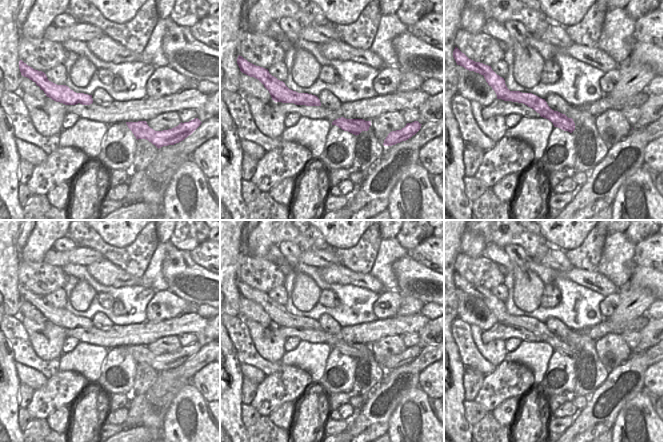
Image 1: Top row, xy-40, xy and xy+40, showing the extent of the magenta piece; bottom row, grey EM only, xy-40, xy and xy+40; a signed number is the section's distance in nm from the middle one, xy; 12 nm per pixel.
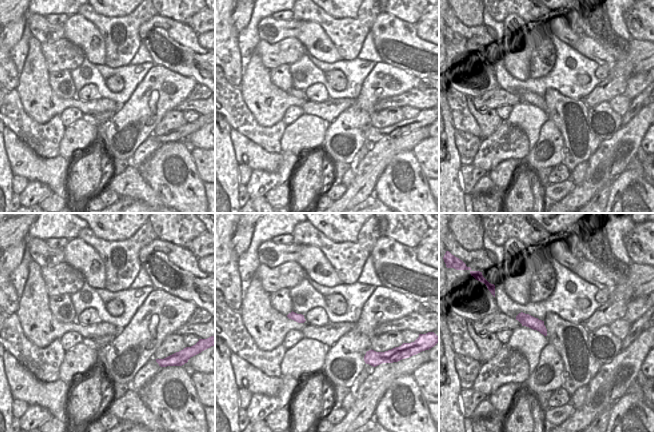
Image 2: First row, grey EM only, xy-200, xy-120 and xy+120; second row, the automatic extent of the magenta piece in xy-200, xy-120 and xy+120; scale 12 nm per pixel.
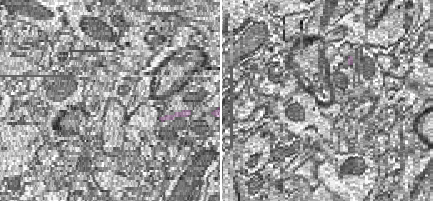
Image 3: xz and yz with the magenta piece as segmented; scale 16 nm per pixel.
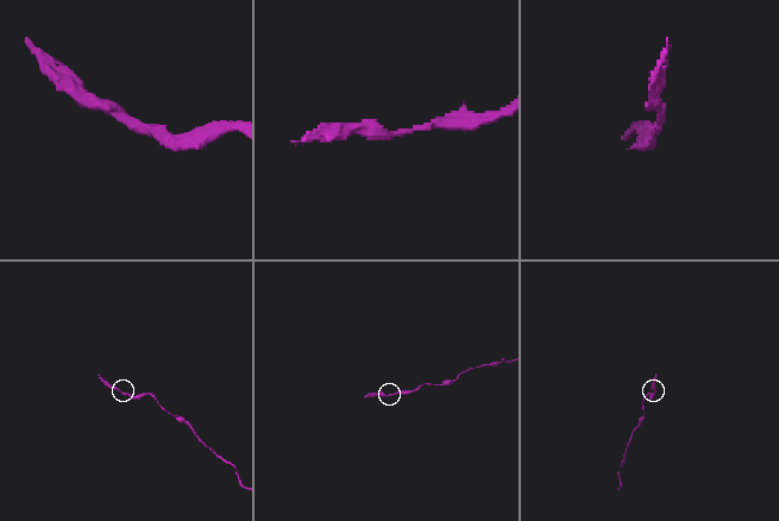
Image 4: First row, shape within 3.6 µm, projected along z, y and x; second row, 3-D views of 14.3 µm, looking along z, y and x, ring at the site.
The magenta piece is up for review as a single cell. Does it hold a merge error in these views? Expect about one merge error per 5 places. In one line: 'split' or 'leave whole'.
leave whole

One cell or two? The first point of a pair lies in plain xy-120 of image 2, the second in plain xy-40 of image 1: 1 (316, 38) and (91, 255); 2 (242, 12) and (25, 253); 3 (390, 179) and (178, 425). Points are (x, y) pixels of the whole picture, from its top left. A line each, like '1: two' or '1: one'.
1: two
2: two
3: one

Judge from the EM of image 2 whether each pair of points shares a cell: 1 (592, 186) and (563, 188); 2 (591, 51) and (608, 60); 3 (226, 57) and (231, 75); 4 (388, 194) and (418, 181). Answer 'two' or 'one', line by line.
1: two
2: one
3: one
4: one

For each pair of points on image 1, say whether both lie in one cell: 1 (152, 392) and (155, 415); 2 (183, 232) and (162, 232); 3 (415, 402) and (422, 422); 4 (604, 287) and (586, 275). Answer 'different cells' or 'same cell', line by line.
1: different cells
2: different cells
3: same cell
4: same cell

